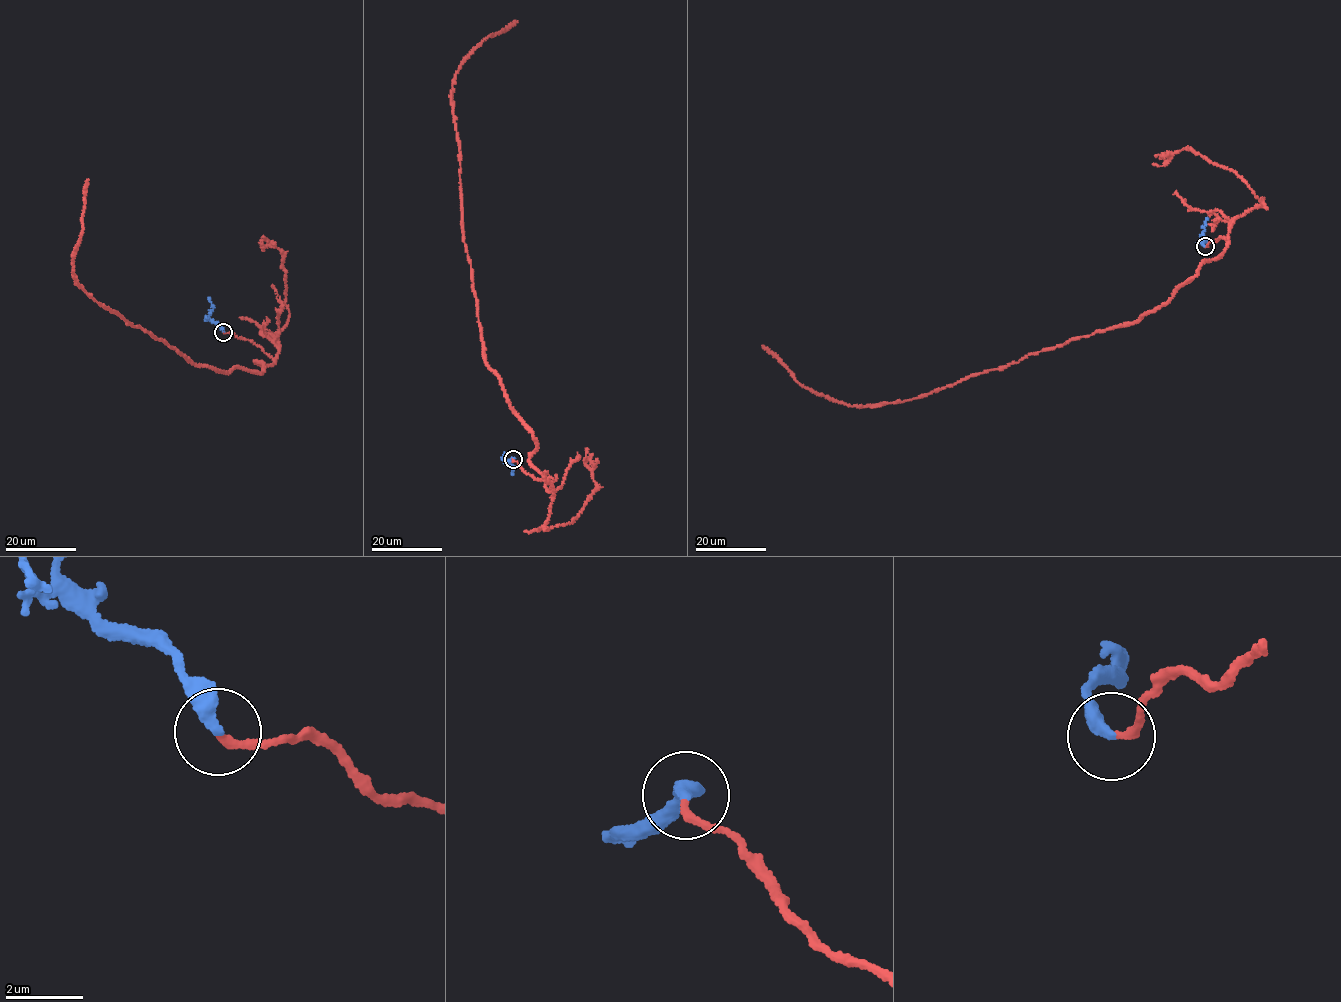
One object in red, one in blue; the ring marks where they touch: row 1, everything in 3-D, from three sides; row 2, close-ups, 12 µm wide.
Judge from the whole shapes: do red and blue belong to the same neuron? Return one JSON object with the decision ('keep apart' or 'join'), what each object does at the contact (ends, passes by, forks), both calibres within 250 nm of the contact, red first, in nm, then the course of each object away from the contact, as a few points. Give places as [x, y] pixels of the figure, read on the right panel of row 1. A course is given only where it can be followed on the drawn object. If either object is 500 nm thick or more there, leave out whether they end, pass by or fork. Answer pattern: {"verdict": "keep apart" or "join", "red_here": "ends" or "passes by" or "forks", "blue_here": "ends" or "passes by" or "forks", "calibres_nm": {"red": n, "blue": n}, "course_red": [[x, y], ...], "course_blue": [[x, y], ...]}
{"verdict": "join", "red_here": "ends", "blue_here": "ends", "calibres_nm": {"red": 200, "blue": 340}, "course_red": [[1205, 246], [1222, 236], [1228, 243], [1165, 304], [1132, 322], [918, 397], [848, 406], [805, 388], [762, 345]], "course_blue": [[1205, 246], [1203, 242], [1207, 217]]}

